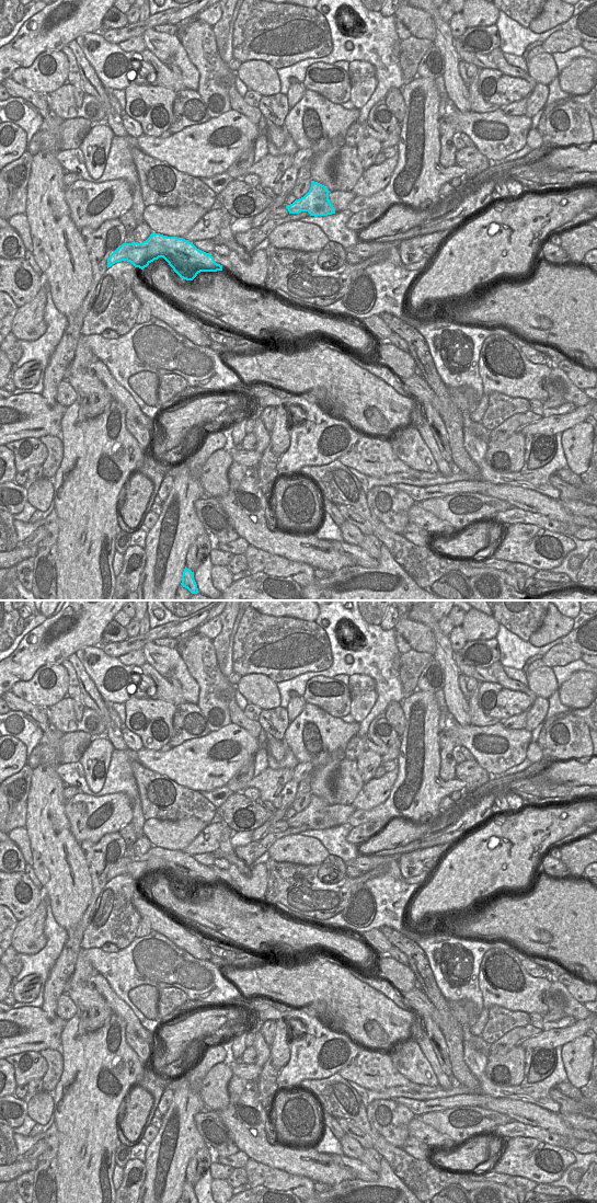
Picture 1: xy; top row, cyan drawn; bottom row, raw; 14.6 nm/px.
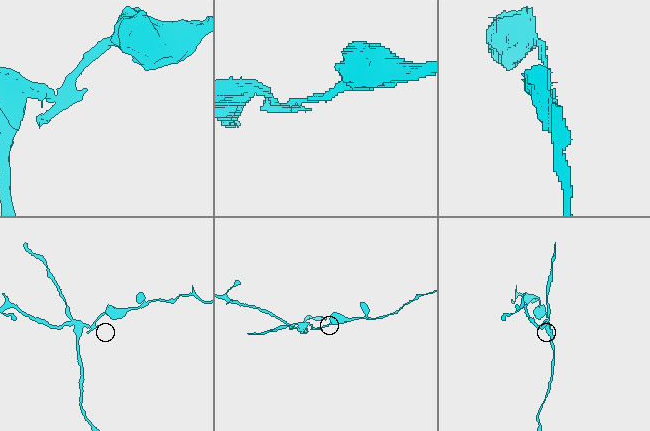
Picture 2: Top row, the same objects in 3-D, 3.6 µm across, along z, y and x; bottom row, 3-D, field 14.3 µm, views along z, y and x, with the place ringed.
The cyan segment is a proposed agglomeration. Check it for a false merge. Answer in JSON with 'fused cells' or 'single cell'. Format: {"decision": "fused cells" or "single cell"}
{"decision": "fused cells"}

